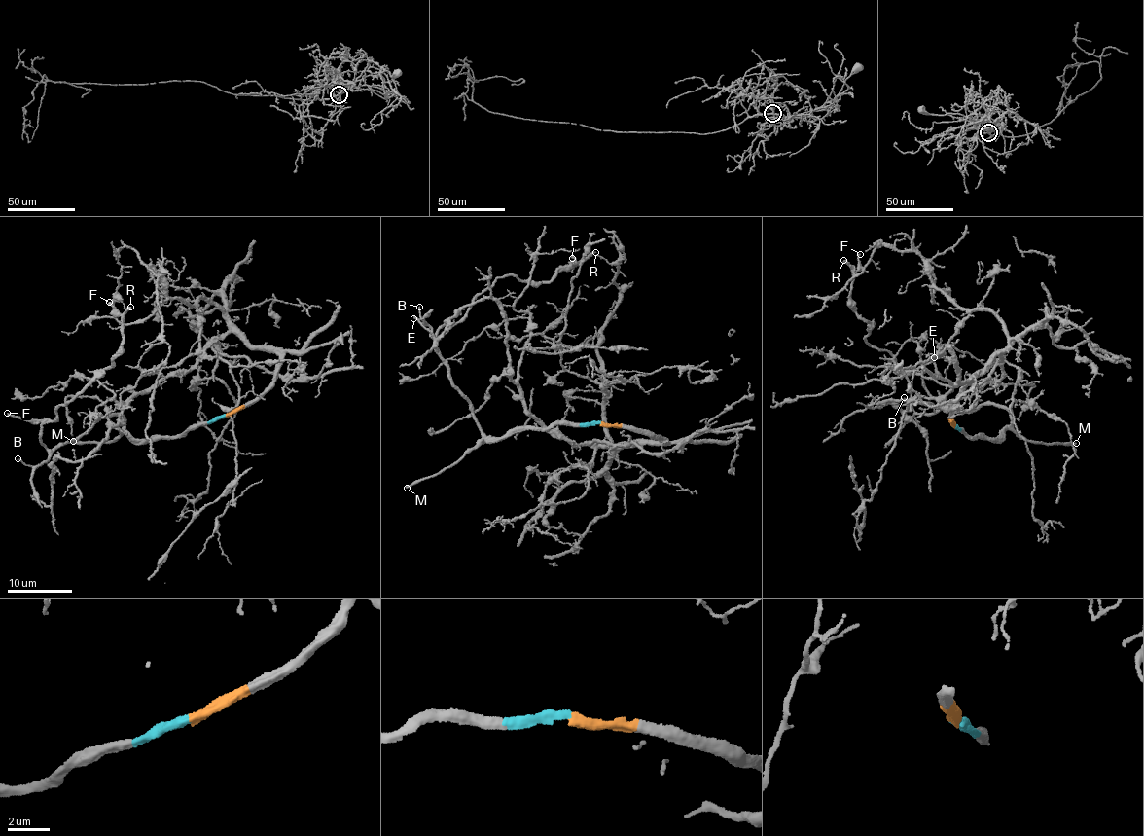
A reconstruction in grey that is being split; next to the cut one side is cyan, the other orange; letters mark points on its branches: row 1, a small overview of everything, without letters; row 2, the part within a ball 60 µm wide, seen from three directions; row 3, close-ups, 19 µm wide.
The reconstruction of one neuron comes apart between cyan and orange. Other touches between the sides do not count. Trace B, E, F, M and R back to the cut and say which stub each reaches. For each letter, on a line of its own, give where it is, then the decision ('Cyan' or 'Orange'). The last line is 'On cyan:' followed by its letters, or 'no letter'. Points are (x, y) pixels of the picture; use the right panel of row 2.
B: Place: (904, 397). Cyan
E: Place: (934, 357). Cyan
F: Place: (860, 254). Cyan
M: Place: (1076, 443). Cyan
R: Place: (843, 260). Cyan
On cyan: B, E, F, M, R

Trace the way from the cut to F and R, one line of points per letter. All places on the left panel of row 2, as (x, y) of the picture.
F: (226, 415), (143, 440), (123, 416), (101, 418), (46, 447), (41, 425), (122, 344), (109, 302)
R: (226, 415), (143, 440), (123, 416), (101, 418), (43, 445), (41, 425), (111, 365), (131, 307)

